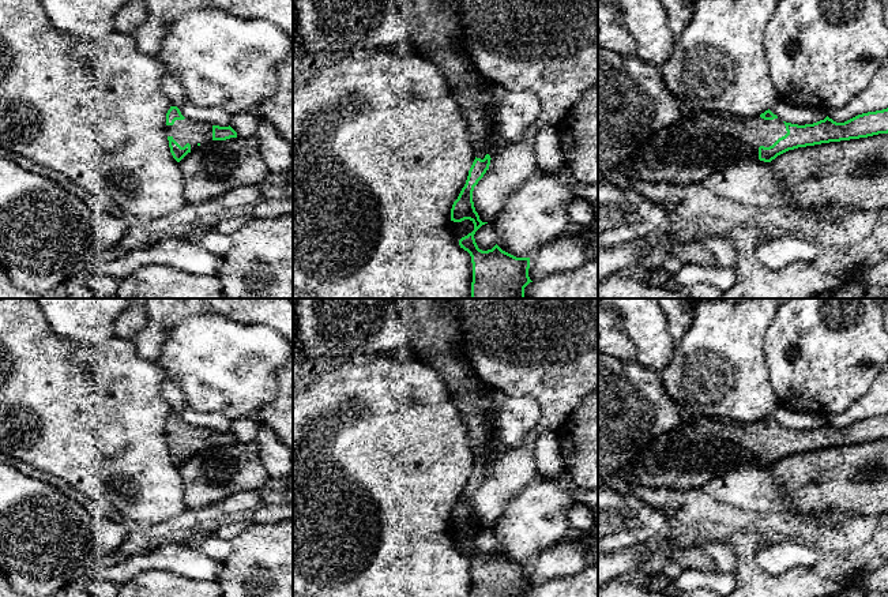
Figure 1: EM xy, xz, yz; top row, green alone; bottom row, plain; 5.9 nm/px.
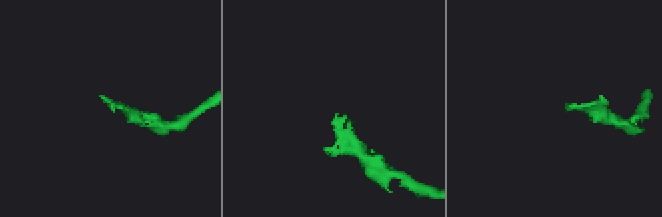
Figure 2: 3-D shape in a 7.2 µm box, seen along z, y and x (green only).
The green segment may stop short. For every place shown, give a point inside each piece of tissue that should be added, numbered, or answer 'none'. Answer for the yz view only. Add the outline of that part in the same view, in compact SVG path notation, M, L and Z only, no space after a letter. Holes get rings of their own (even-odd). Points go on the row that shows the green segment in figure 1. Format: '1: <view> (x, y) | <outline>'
1: yz (702, 143) | M686 109L674 125L654 132L640 146L631 176L639 183L701 183L705 177L749 155L759 158L760 146L770 147L786 134L786 125L780 119L764 120L760 114L741 117Z

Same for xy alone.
1: xy (184, 131) | M188 119L176 120L173 125L166 125L166 134L181 147L189 143L191 150L193 150L199 143L204 144L212 140L212 125Z

